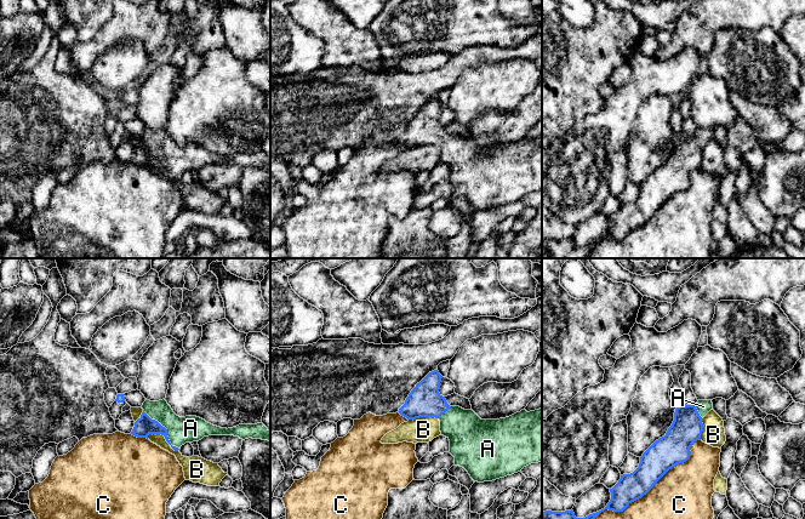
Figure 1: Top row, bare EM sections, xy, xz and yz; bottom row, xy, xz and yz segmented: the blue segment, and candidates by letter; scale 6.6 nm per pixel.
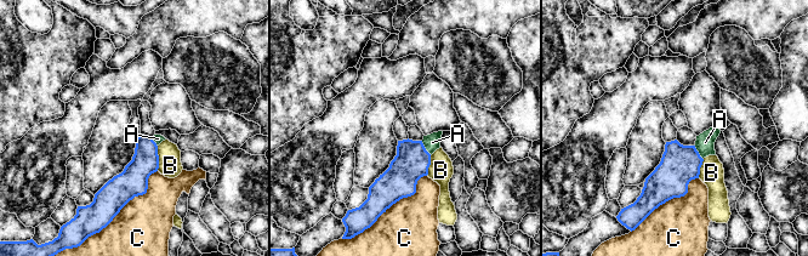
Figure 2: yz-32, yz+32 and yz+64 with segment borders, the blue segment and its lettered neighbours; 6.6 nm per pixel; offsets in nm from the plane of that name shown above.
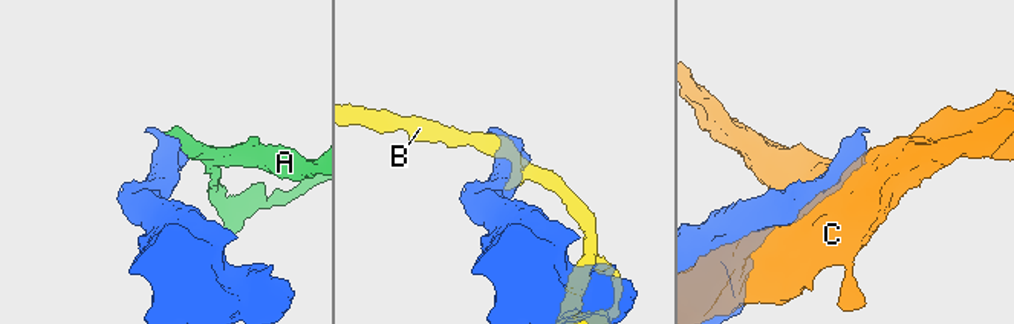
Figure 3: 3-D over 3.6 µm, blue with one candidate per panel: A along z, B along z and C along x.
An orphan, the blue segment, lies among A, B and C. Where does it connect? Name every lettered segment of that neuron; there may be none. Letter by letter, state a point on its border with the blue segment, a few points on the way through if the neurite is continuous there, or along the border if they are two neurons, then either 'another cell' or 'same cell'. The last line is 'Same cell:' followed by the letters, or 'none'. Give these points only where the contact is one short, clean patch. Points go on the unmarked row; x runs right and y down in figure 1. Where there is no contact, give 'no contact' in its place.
A: xy (165, 157) | across xy (144, 154), (165, 157), (190, 157) | same cell
B: xy (164, 164) | along xy (147, 164), (161, 163), (175, 178), (178, 178) | another cell
C: yz (646, 221) | another cell
Same cell: A

